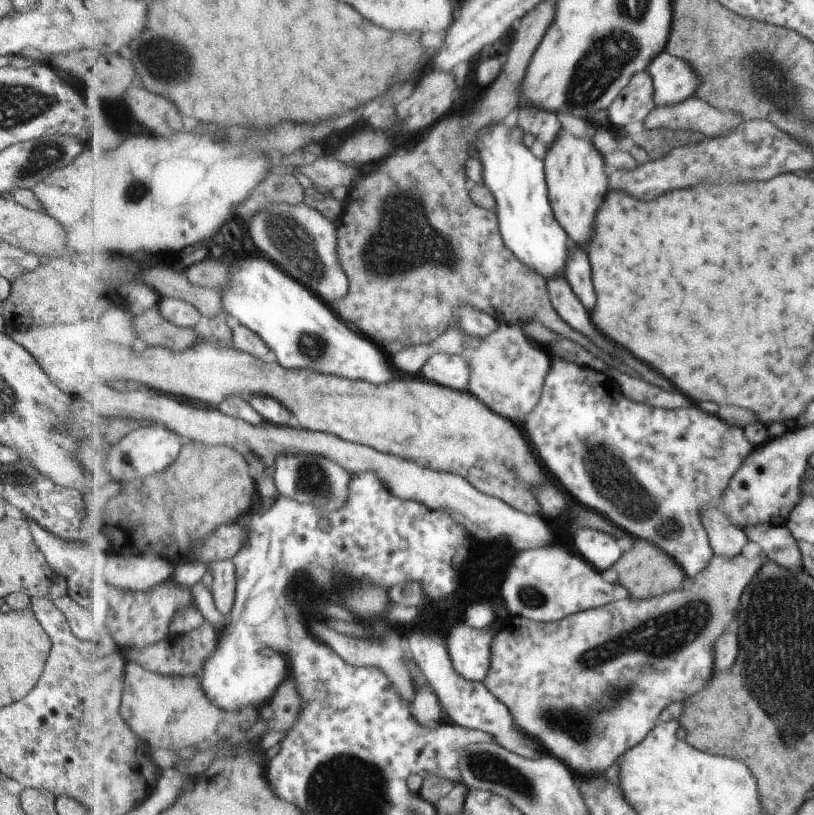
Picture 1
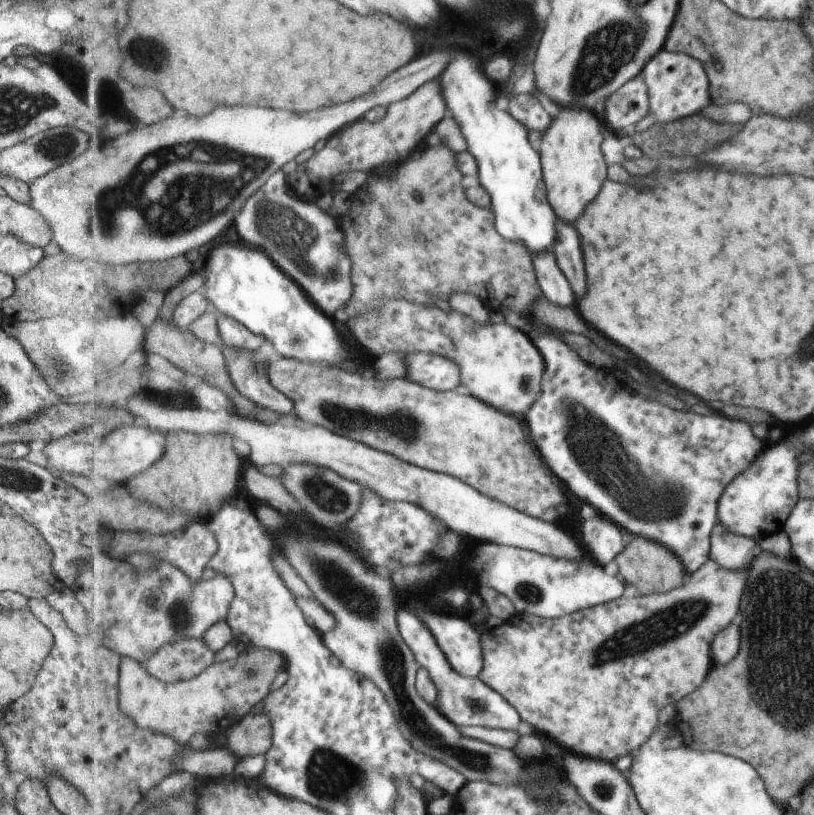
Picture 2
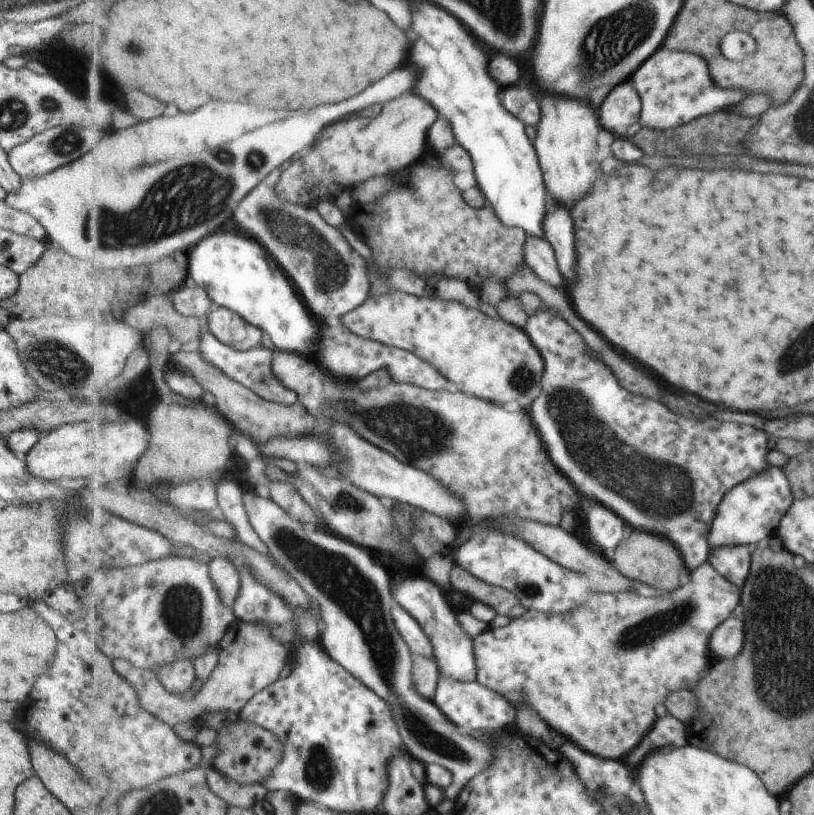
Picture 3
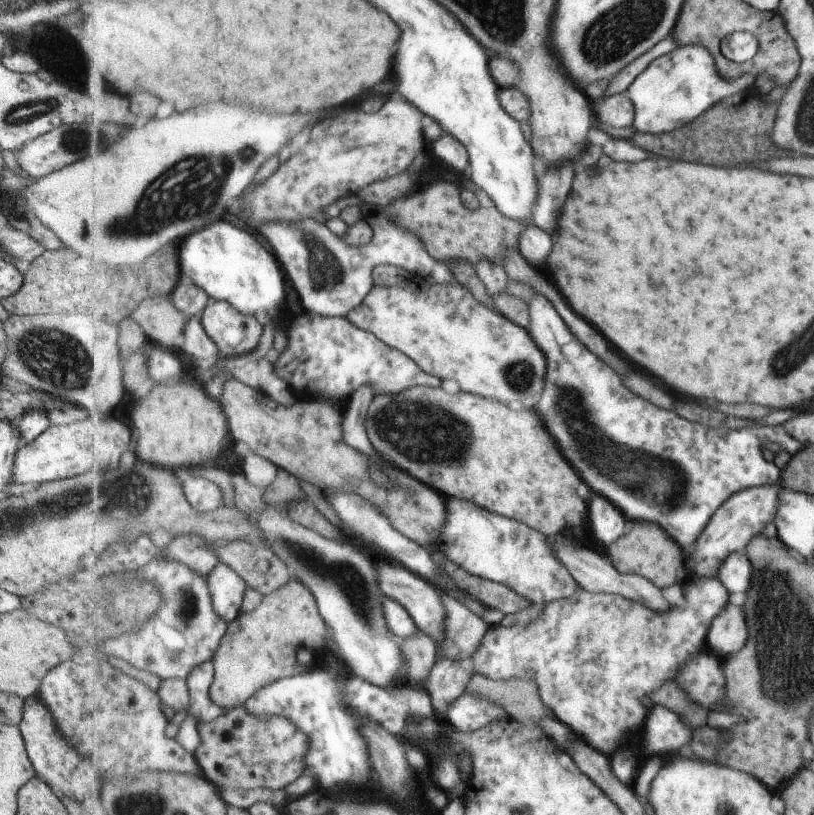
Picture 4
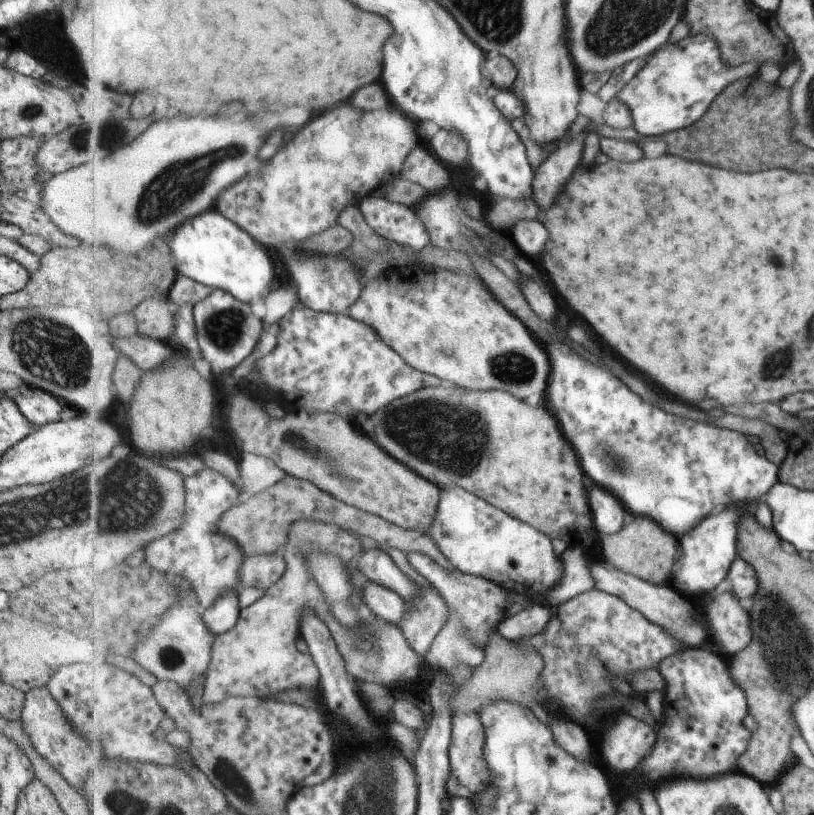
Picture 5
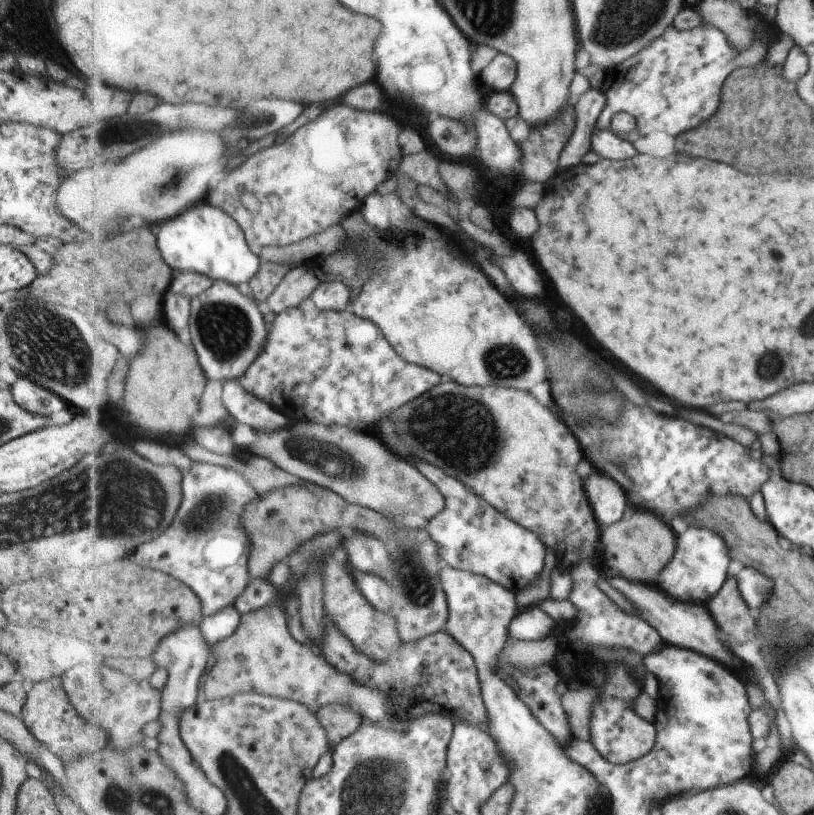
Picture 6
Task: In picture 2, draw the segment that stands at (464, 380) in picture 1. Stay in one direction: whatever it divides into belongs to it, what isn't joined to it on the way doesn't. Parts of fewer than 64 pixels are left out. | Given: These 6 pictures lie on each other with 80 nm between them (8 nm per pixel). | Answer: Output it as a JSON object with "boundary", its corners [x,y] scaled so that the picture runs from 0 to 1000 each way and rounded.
{"boundary":[[[502,434],[500,447],[502,447],[502,459],[498,464],[504,467],[538,480],[565,476],[565,452],[542,437]]]}

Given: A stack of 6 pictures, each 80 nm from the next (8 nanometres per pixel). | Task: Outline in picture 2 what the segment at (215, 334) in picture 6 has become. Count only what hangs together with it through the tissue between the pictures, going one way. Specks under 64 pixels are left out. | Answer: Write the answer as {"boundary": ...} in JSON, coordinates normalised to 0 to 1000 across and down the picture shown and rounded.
{"boundary":[[[279,387],[269,388],[268,402],[273,413],[273,425],[311,431],[318,429],[326,420],[326,412],[306,405],[305,400]]]}

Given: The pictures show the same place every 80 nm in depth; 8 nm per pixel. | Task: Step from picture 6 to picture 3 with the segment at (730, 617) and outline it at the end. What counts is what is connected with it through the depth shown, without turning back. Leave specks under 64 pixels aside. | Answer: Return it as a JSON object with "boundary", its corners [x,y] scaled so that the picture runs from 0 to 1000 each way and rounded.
{"boundary":[[[898,756],[876,775],[873,798],[883,807],[903,807],[913,798],[913,788],[915,788],[915,766],[905,756]]]}

